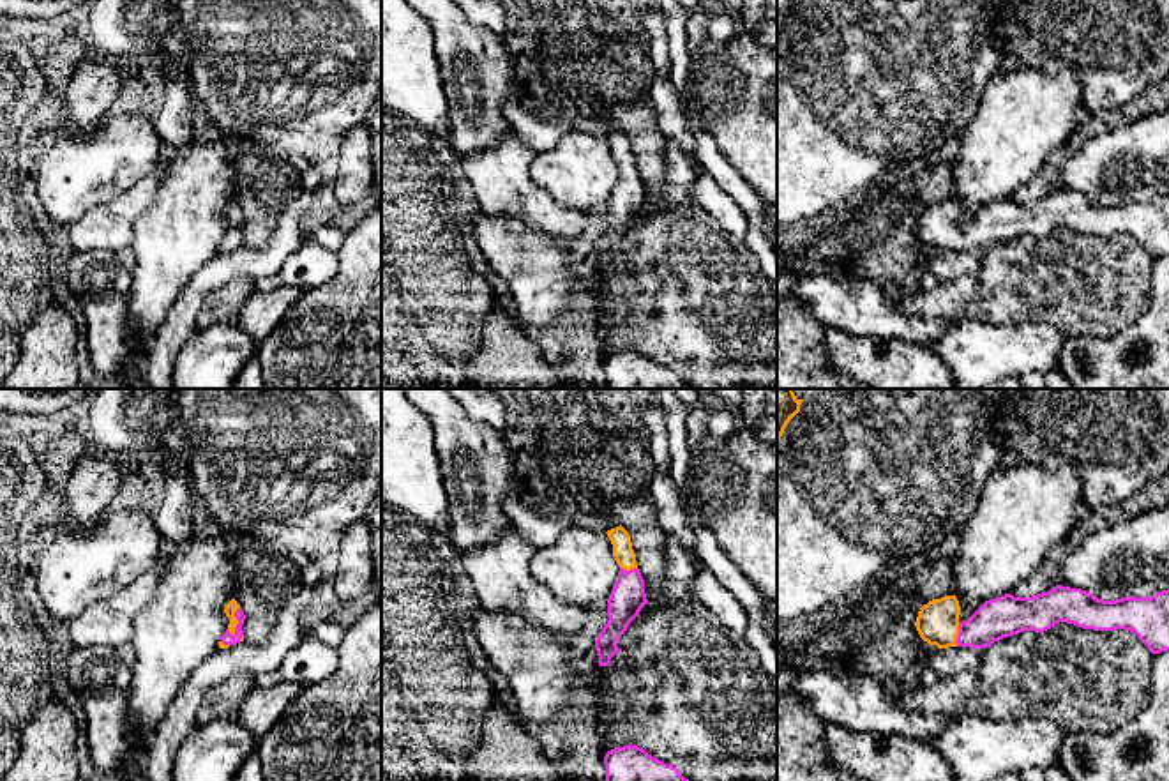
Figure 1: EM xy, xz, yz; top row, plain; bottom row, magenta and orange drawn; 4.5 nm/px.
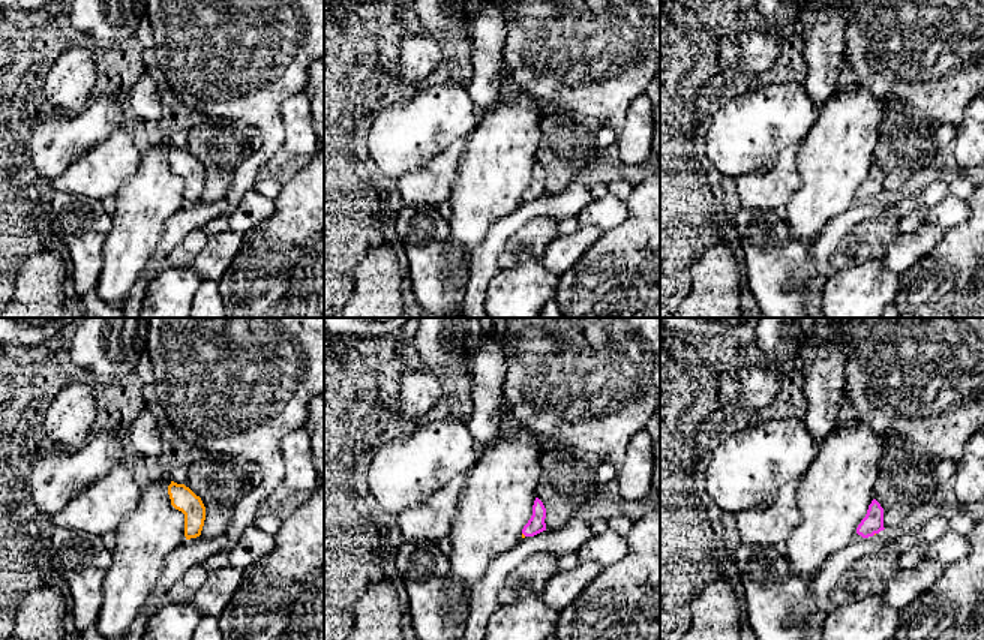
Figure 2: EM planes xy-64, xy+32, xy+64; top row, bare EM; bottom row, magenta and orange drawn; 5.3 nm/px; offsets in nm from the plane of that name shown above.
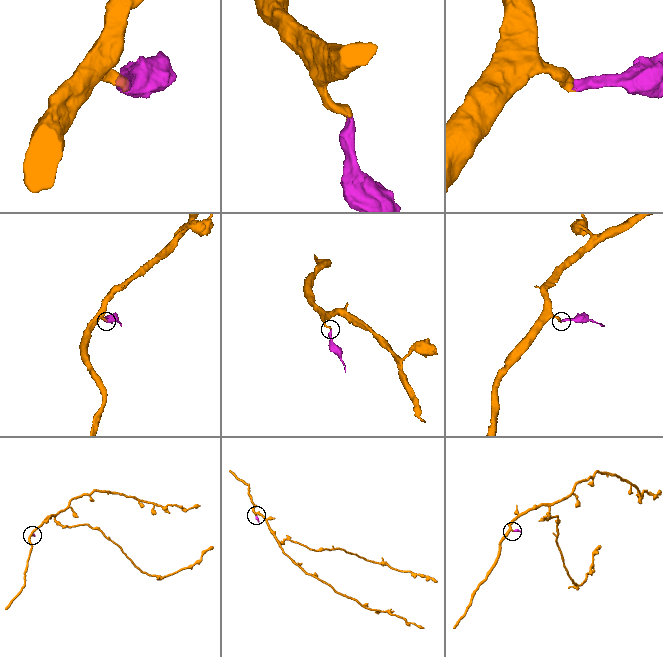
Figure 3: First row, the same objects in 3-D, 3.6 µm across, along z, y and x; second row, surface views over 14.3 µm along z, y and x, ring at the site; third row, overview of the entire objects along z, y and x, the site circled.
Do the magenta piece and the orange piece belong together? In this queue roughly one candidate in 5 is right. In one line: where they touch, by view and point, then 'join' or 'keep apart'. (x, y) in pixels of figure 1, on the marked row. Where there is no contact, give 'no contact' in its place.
xy (239, 622) | join

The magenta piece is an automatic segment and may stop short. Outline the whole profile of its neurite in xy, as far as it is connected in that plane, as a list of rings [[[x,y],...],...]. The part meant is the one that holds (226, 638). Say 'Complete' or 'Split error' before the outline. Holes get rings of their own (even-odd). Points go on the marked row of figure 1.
Split error. [[[231,599],[226,604],[224,613],[230,618],[230,624],[228,624],[226,633],[221,636],[219,648],[228,648],[235,643],[244,641],[242,626],[244,626],[245,615],[240,610],[240,604],[235,599]]]

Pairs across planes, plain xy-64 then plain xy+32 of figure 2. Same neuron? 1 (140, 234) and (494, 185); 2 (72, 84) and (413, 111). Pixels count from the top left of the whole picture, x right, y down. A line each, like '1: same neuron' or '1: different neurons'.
1: same neuron
2: different neurons

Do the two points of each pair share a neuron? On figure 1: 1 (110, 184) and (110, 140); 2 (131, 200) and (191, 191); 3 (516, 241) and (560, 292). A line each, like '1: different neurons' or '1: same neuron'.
1: same neuron
2: different neurons
3: same neuron

